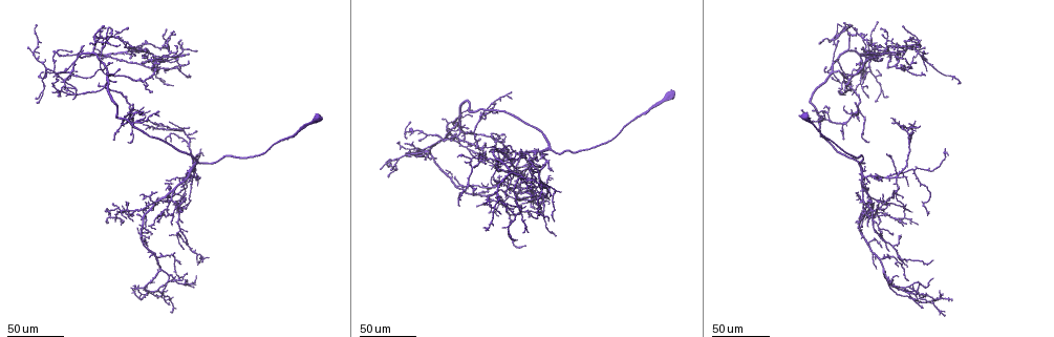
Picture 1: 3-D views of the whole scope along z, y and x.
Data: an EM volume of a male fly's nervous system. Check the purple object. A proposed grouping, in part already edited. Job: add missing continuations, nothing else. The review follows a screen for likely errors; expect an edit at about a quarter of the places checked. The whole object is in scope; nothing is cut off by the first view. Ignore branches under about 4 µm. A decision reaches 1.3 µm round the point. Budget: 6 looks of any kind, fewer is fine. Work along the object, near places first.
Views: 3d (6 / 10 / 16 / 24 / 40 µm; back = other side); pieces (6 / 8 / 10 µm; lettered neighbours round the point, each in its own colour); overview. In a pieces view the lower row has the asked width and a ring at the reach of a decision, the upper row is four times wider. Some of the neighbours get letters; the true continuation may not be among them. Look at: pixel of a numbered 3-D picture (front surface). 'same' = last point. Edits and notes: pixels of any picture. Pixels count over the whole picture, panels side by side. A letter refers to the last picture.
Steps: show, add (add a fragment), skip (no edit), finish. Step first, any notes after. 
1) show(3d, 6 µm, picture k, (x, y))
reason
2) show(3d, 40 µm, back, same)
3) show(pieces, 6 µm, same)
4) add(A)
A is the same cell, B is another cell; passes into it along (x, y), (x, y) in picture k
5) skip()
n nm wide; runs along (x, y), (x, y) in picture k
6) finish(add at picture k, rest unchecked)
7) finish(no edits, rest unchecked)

show(3d, 40 µm, picture 1, (887, 249))
long arm stops here

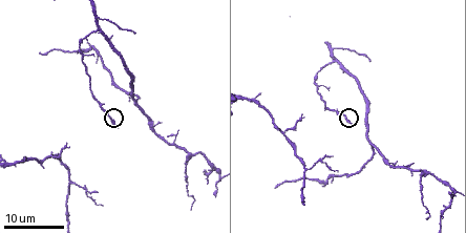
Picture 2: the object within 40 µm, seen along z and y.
show(pieces, 10 µm, picture 2, (118, 127))
what lies round it

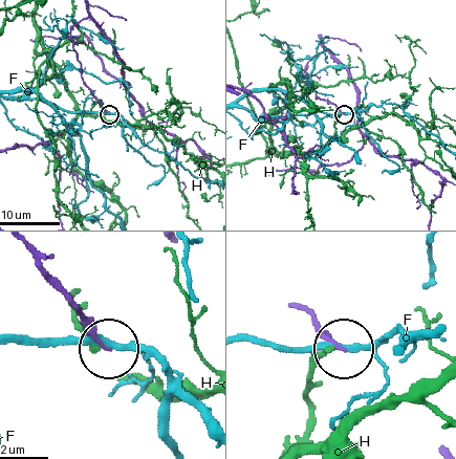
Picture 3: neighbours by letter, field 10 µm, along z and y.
skip()
F and H are other cells; runs along (27, 249), (91, 322), (107, 349) in picture 3; none of them fits

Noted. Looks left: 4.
show(3d, 40 µm, picture 1, (925, 73))
end of a long branch

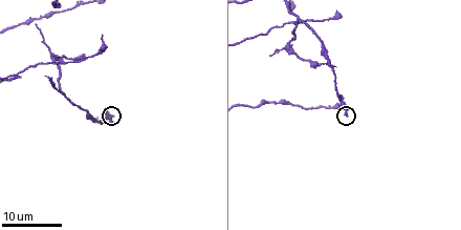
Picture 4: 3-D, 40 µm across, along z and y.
show(pieces, 6 µm, picture 4, (112, 121))

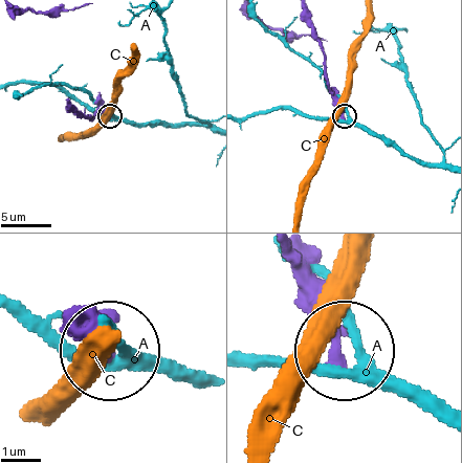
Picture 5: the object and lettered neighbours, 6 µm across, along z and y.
skip()
A and C are other cells; no lettered fragment goes on from it

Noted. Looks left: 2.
show(3d, 40 µm, picture 1, (113, 141))
branch stops here

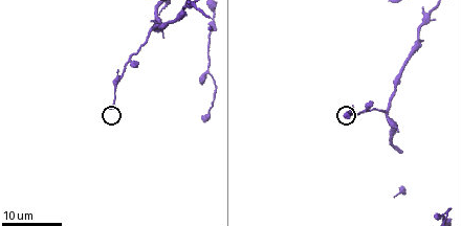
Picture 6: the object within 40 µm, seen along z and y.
show(pieces, 8 µm, picture 6, (346, 118))

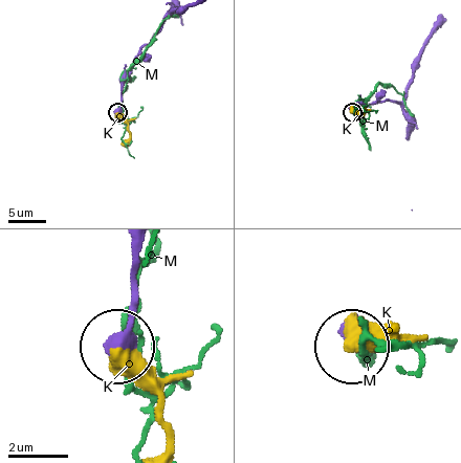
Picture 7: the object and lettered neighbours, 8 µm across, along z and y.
add(K)
K is the same cell, M is another cell; passes into it along (135, 273), (130, 331), (118, 356), (158, 399), (168, 444) in picture 7; it goes on there

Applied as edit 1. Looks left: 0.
finish(add at picture 7, rest unchecked)

